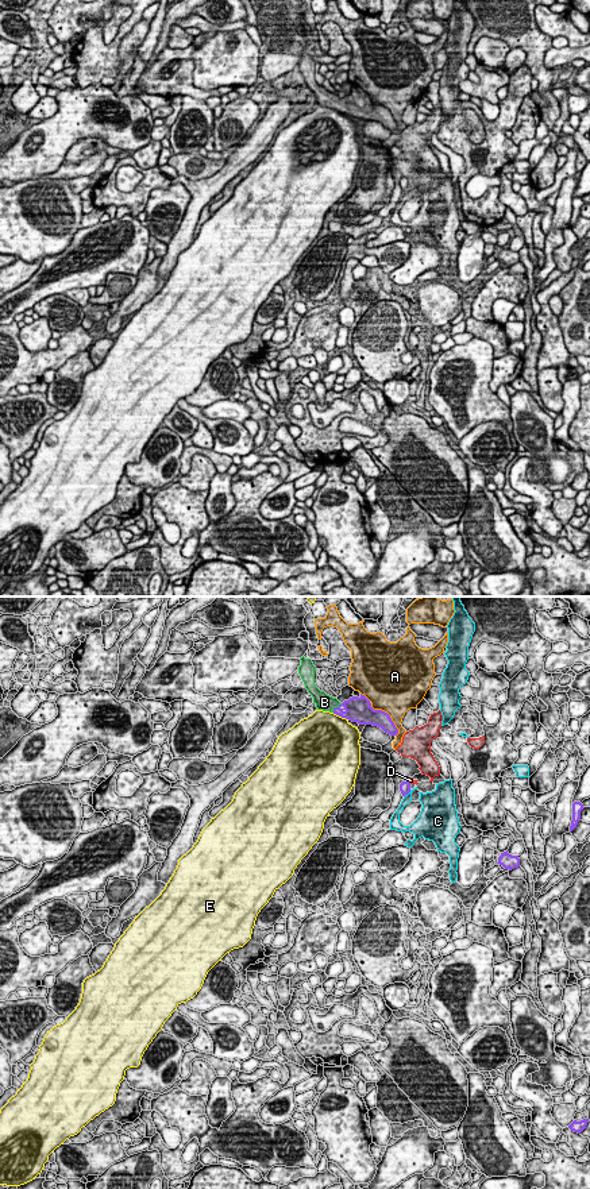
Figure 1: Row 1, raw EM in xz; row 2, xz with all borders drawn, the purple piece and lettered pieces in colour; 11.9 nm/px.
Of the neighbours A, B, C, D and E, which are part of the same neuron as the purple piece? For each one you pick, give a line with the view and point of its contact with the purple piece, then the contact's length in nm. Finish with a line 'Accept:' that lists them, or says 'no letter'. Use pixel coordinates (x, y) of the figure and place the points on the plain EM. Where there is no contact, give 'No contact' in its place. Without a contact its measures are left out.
B: Touches purple at xz (336, 103). Shared border 160 nm
Accept: B

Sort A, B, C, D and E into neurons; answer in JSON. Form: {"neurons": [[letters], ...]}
{"neurons": [["A"], ["B"], ["C"], ["D"], ["E"]]}

